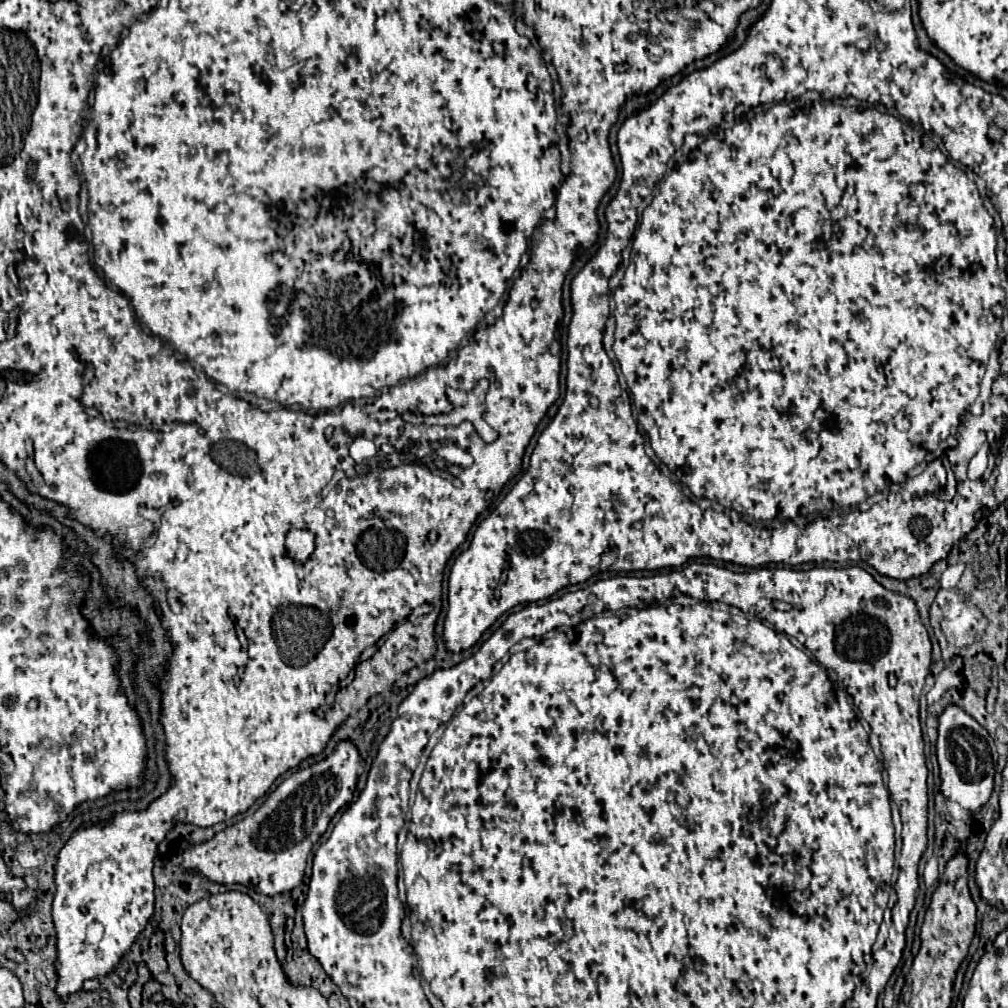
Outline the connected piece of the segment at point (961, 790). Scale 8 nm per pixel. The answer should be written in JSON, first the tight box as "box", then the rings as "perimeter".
{"box":[936,704,998,814],"perimeter":[[[950,704],[938,720],[936,756],[940,766],[940,778],[942,778],[942,794],[948,800],[958,802],[970,814],[982,808],[982,804],[986,804],[994,788],[998,750],[994,738],[990,738],[990,734],[968,712],[964,712],[956,704]]]}

